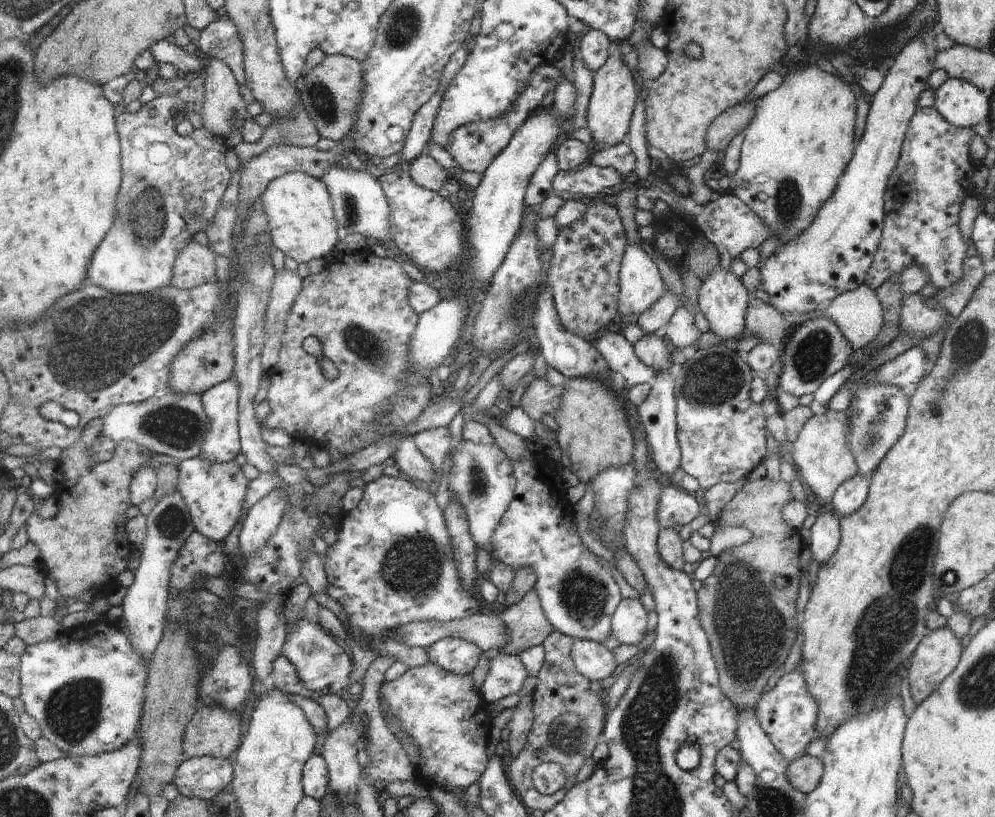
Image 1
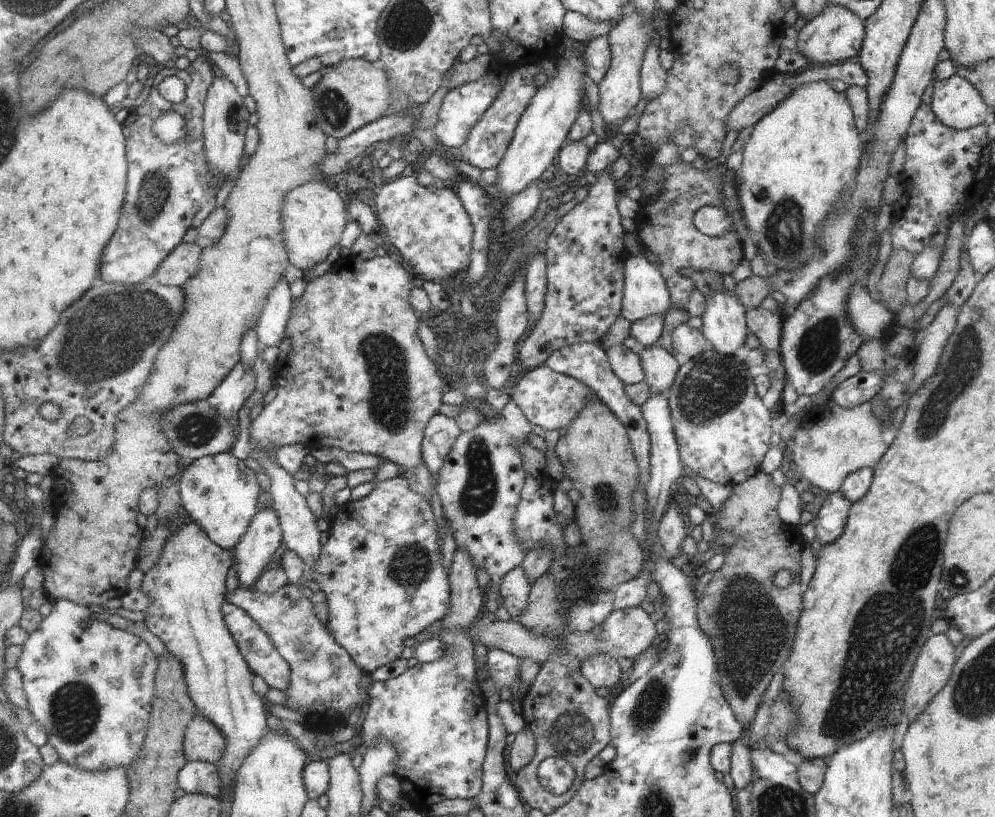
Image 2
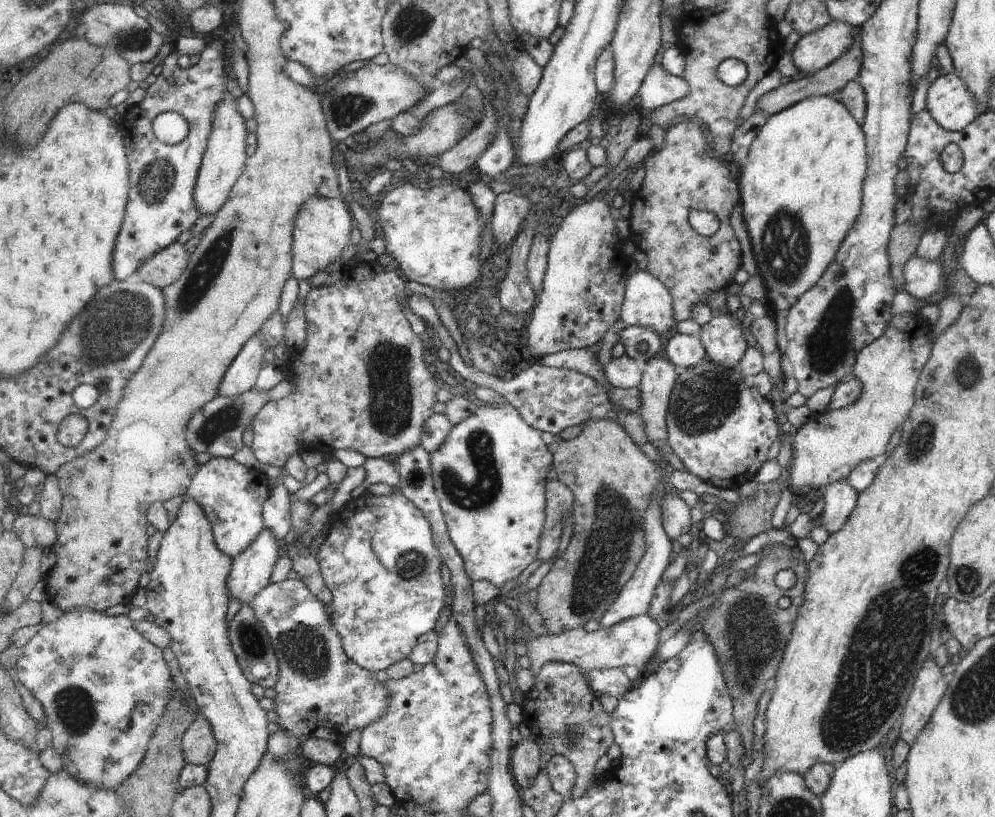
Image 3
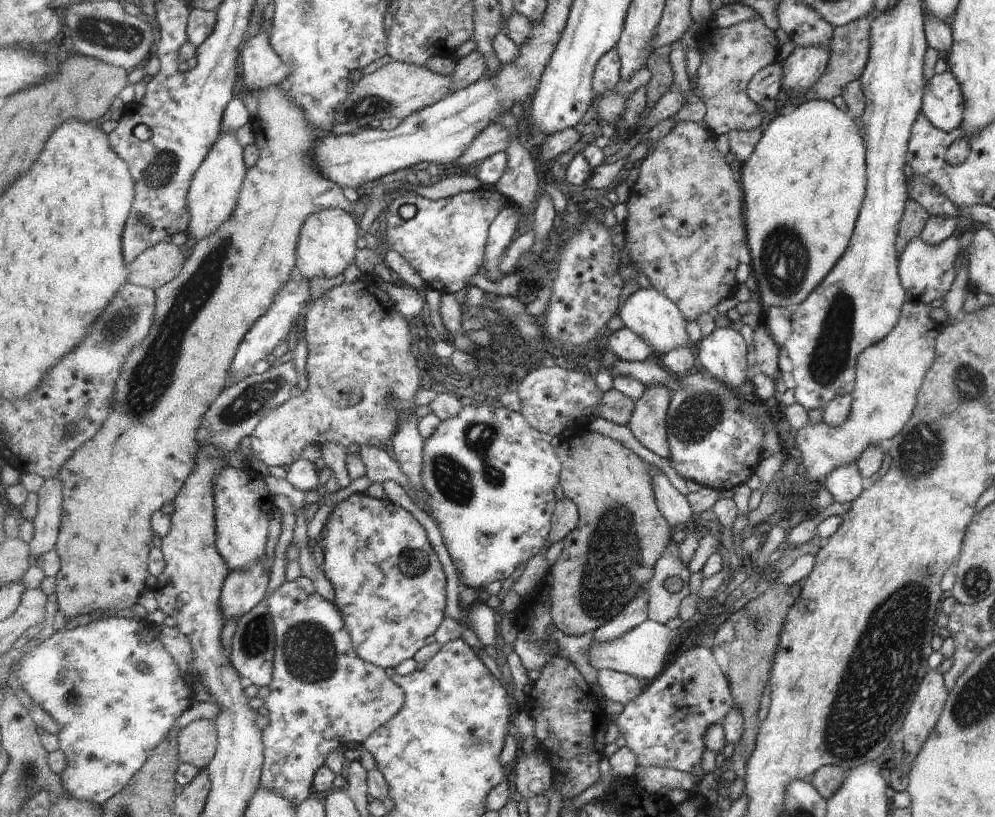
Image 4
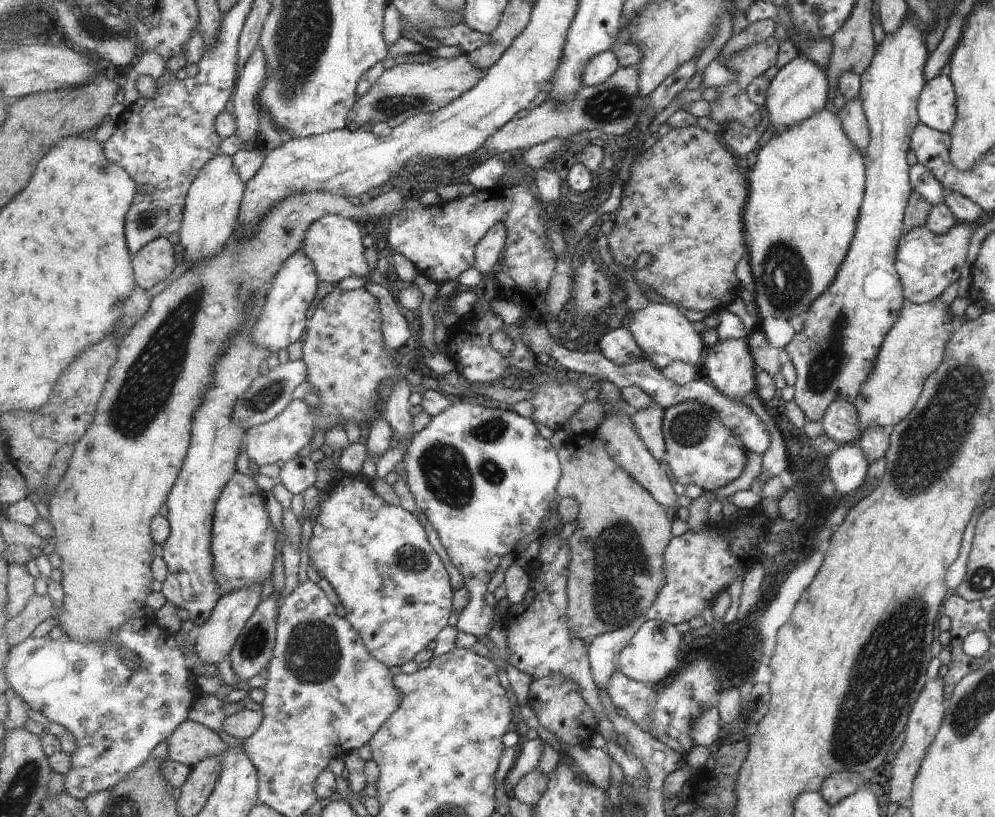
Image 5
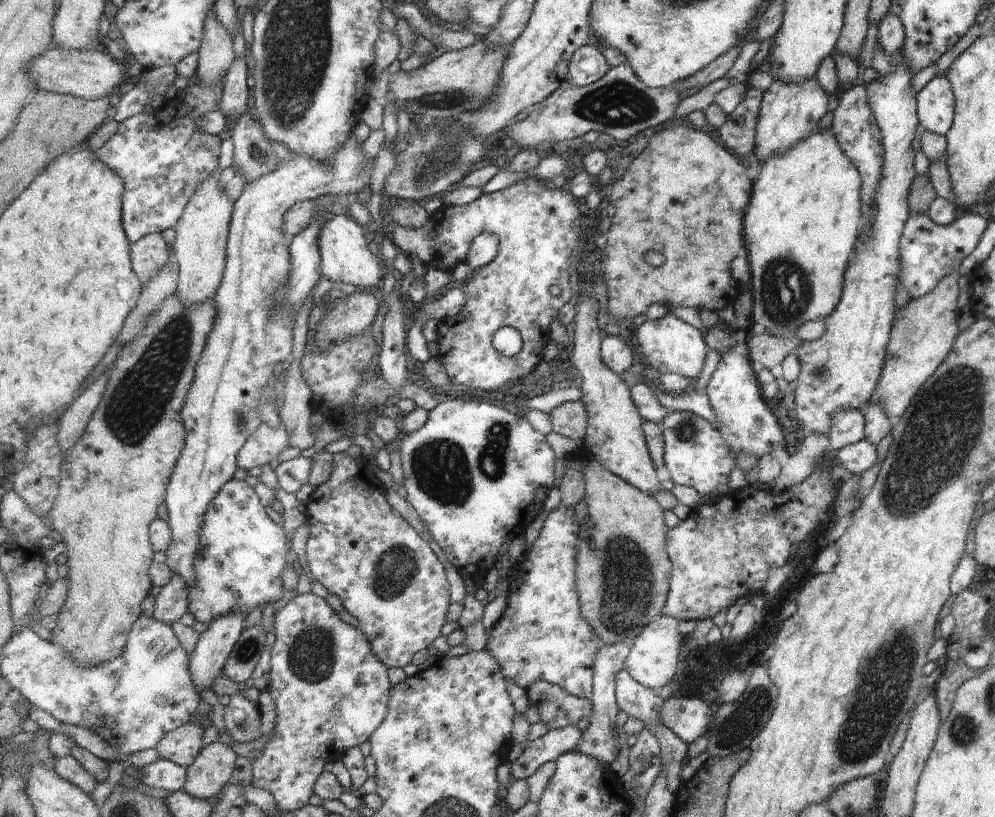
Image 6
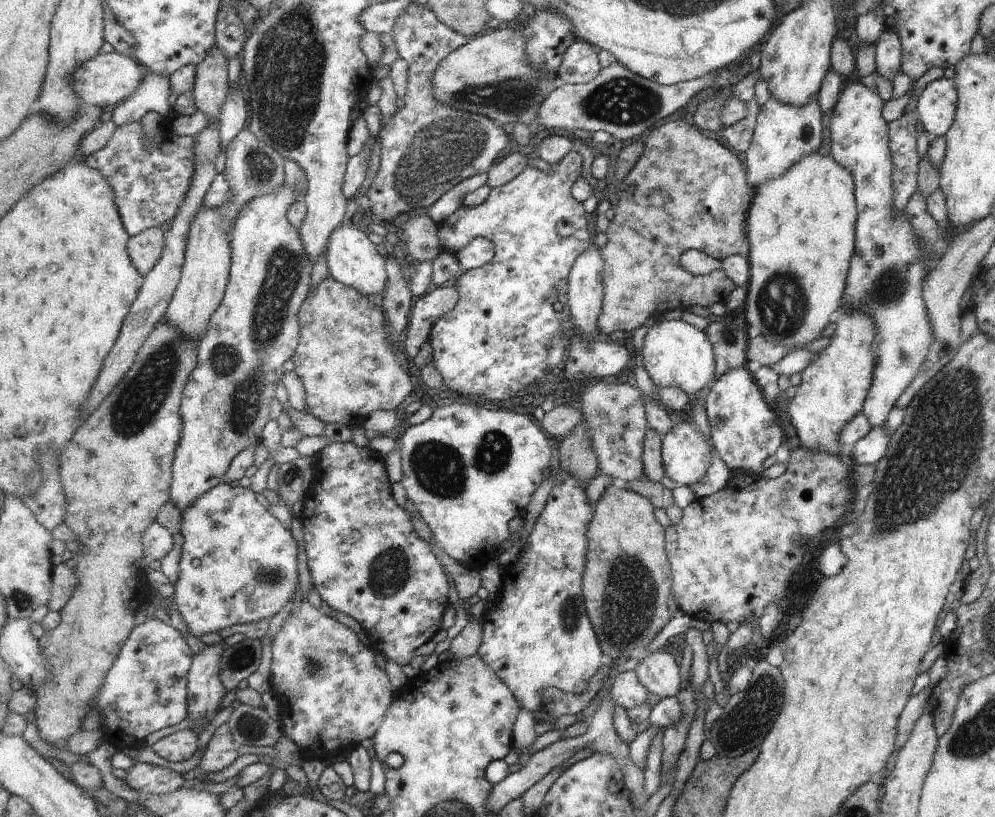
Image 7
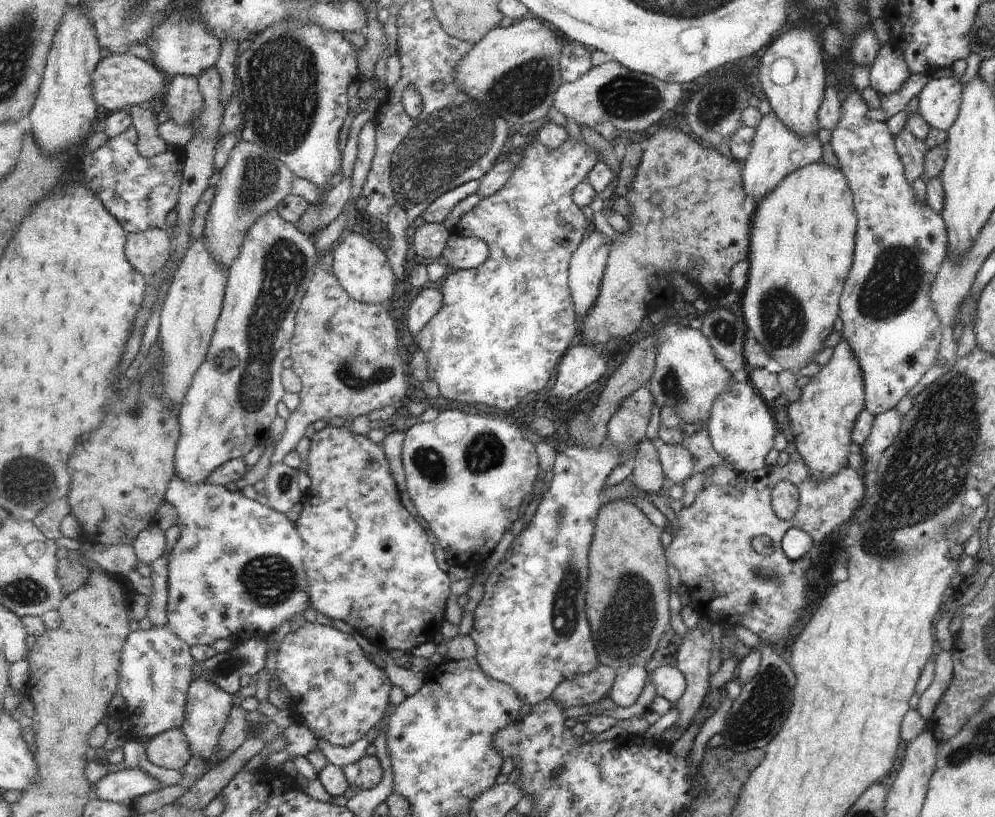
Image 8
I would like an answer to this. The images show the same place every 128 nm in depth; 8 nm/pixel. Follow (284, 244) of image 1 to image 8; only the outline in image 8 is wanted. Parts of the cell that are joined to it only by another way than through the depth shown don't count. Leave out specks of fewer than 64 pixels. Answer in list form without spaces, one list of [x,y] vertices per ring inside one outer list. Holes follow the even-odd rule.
[[[351,231],[345,235],[345,240],[335,248],[334,272],[343,288],[350,293],[353,300],[366,304],[385,306],[385,302],[393,301],[397,294],[397,280],[391,270],[385,251],[377,246],[375,238],[369,238],[362,231]]]

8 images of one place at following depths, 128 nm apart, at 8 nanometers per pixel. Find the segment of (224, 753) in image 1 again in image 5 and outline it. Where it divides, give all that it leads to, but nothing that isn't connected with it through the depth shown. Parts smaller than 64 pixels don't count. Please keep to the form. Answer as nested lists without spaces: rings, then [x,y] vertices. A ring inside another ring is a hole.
[[[190,718],[169,737],[167,758],[192,767],[210,756],[221,755],[230,746],[217,731]]]

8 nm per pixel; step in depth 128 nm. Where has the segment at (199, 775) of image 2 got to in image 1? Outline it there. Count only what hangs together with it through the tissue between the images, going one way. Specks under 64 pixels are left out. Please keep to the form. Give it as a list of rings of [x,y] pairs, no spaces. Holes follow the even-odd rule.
[[[222,757],[191,758],[179,766],[173,783],[185,797],[213,800],[235,780],[235,762]]]

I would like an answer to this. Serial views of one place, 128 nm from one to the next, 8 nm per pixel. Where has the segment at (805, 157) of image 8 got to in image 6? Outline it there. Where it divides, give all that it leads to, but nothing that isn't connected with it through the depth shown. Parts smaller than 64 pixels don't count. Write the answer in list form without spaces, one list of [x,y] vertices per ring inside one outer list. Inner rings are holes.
[[[814,78],[805,79],[795,85],[783,81],[773,81],[762,92],[758,106],[754,134],[754,155],[759,164],[770,156],[784,153],[796,142],[805,140],[811,133],[817,131],[817,122],[825,114],[827,102],[827,94],[822,91]]]

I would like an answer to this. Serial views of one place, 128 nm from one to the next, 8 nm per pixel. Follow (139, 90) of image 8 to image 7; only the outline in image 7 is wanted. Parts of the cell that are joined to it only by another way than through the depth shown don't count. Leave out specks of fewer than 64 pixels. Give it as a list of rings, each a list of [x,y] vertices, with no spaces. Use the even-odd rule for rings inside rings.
[[[119,52],[101,53],[95,58],[87,60],[87,63],[81,64],[75,70],[74,76],[71,76],[71,85],[74,86],[79,98],[86,104],[93,104],[104,110],[110,110],[118,107],[125,100],[130,100],[131,96],[138,92],[139,86],[145,80],[147,71],[148,69],[138,63],[136,59],[123,56]]]

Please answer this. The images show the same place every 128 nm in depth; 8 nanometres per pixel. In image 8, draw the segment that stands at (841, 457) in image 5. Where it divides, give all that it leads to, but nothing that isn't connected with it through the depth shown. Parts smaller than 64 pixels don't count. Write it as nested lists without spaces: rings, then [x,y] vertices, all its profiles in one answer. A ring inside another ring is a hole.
[[[893,409],[880,412],[874,416],[869,436],[860,446],[863,456],[870,457],[875,452],[884,451],[897,436],[902,415]]]

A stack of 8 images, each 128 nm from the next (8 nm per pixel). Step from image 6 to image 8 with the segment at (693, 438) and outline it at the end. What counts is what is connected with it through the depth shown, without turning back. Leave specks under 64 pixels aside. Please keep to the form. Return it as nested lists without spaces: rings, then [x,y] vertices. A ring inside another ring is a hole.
[[[661,438],[655,442],[666,476],[675,483],[687,480],[693,474],[693,456],[686,445],[668,445]]]

